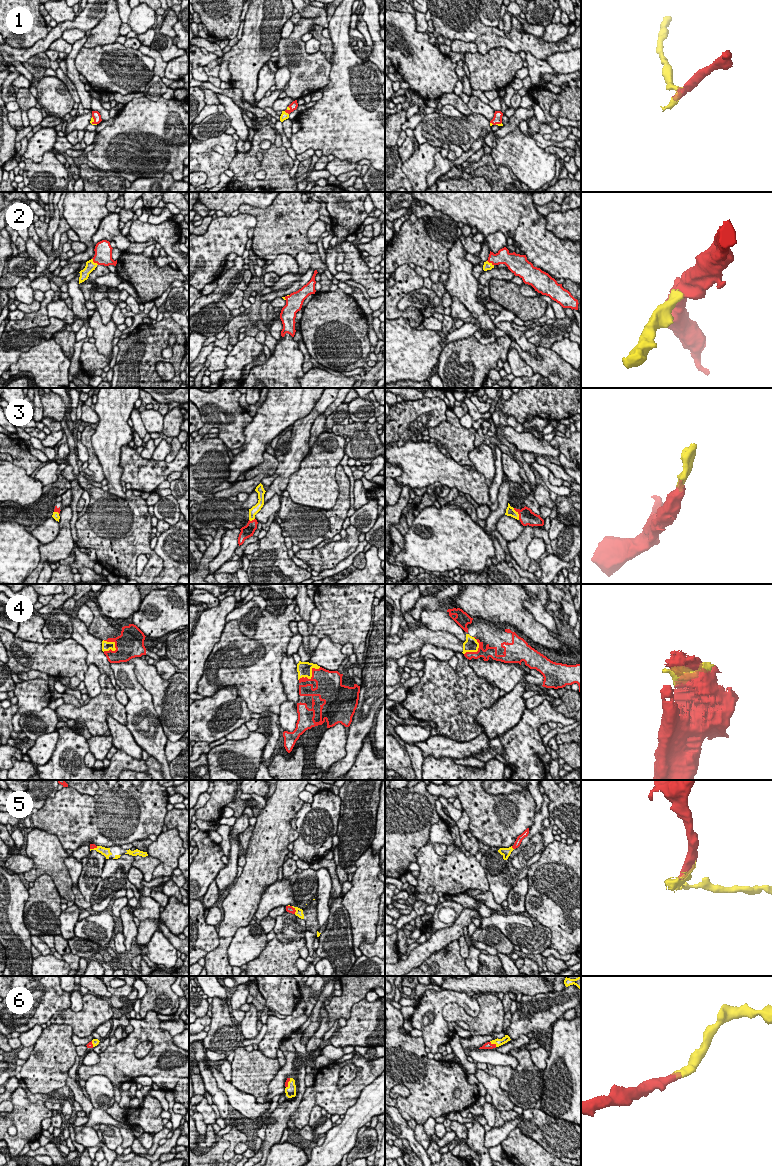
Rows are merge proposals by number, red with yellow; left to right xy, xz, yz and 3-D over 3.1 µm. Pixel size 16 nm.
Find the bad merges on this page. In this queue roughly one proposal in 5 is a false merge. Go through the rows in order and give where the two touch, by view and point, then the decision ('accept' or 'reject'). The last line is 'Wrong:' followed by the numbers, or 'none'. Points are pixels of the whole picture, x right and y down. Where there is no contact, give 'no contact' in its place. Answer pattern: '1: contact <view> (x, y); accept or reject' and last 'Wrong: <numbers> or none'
1: contact xz (286, 112); accept
2: contact xy (94, 262); accept
3: contact yz (518, 513); accept
4: contact xy (112, 641); accept
5: contact yz (512, 847); accept
6: contact yz (493, 1044); accept
Wrong: none

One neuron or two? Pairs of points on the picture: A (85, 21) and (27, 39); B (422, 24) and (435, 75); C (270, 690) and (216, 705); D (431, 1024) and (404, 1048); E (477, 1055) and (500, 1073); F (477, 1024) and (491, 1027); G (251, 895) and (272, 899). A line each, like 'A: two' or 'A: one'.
A: two
B: two
C: two
D: two
E: two
F: one
G: two

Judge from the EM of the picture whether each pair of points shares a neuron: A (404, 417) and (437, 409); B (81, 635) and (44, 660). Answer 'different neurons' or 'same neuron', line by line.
A: same neuron
B: different neurons

